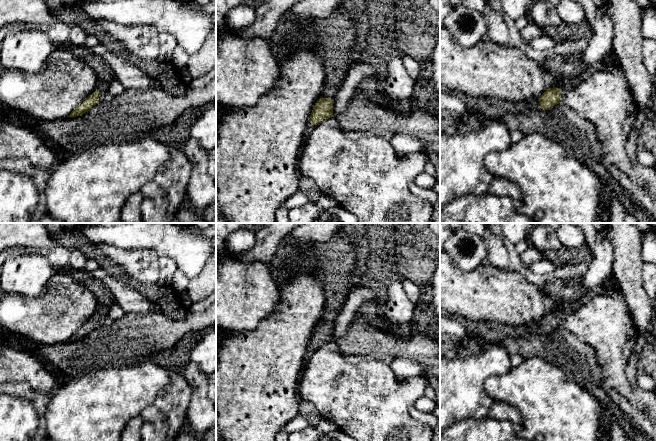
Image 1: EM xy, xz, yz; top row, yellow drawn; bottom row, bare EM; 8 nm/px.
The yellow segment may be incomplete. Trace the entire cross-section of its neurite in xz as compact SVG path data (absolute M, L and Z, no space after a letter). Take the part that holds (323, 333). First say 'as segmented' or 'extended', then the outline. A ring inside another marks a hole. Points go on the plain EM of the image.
extended; M338 229L328 243L313 247L310 254L314 256L315 260L313 262L304 261L304 264L308 266L312 274L321 278L326 299L326 309L322 314L321 322L315 327L310 339L311 350L314 350L333 340L333 322L340 314L352 291L350 277L357 262L358 252L356 245L350 241L350 234L341 234Z

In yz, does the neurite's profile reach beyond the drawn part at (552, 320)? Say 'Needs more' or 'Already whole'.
Needs more

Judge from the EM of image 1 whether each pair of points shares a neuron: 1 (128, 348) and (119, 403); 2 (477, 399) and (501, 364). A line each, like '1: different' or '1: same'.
1: different
2: same

